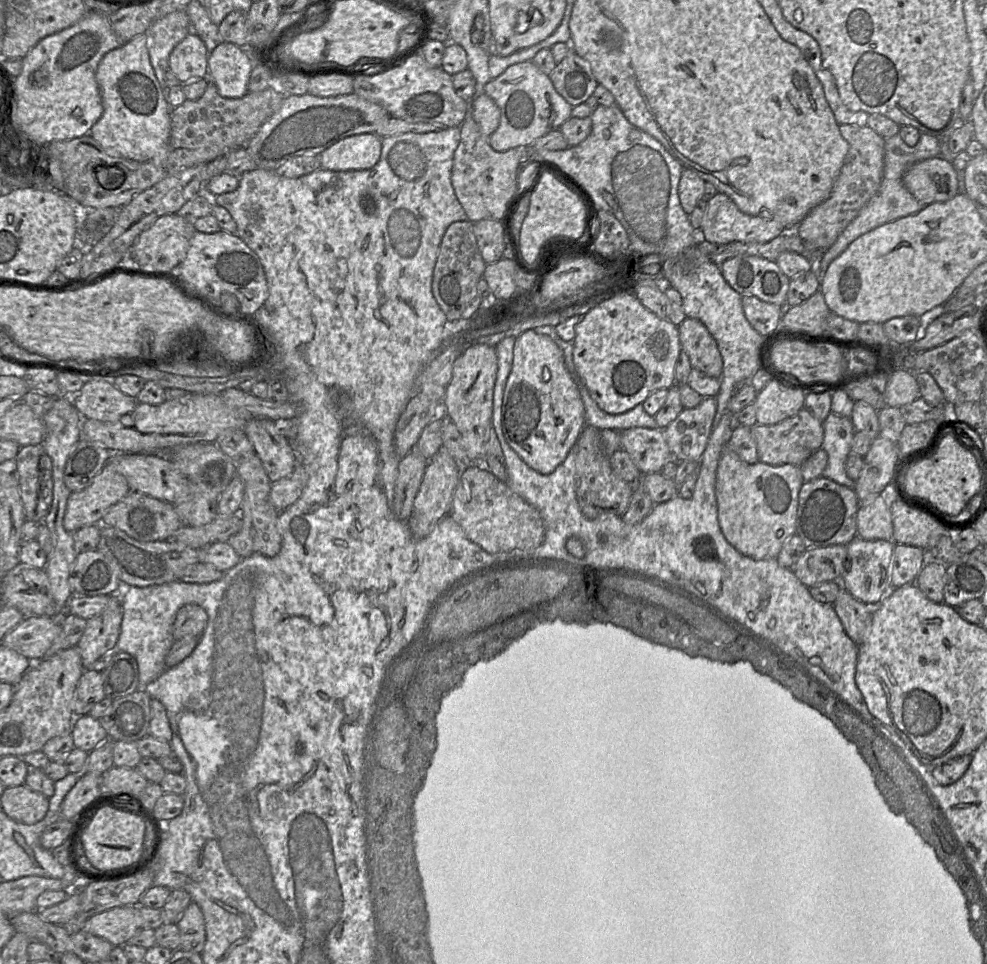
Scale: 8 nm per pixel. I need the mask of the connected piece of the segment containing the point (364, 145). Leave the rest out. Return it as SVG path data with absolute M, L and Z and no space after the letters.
M362 133L343 138L317 155L321 168L330 171L372 168L381 155L381 139L375 133Z

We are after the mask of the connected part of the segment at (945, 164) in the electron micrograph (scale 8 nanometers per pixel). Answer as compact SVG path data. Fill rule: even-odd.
M935 157L912 165L903 176L906 189L921 203L945 202L958 194L957 173L951 162Z

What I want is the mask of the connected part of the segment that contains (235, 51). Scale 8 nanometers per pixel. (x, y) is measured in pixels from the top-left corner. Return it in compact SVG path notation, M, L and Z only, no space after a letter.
M222 42L208 58L208 73L218 93L224 98L242 98L248 93L248 82L254 67L254 55L248 49Z

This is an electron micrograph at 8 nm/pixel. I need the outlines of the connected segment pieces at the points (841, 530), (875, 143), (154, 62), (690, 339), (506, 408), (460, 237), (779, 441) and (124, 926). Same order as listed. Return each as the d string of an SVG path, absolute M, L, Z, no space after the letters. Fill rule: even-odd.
M822 476L804 481L798 494L795 534L802 539L807 549L837 544L847 545L857 535L858 509L859 500L854 489Z
M839 125L841 136L849 144L848 153L833 184L829 197L814 207L795 227L806 246L806 258L816 261L830 248L838 236L856 218L860 210L877 194L884 169L885 139L868 126Z
M178 10L153 20L145 32L150 62L167 100L170 88L165 86L165 75L169 70L169 56L175 46L191 33L190 19L185 10Z
M686 317L678 326L679 340L691 367L709 377L720 378L723 361L717 343L706 326L698 319Z
M529 329L516 337L513 364L501 406L503 435L532 469L550 474L564 461L585 426L578 386L565 366L563 351L549 336Z
M457 221L449 225L440 243L432 277L432 294L451 323L468 323L479 310L482 297L477 283L483 277L486 263L478 248L473 222Z
M804 407L796 415L777 424L755 424L750 428L756 441L758 460L774 466L783 464L801 466L813 452L821 448L823 442L823 423Z
M119 906L88 918L80 929L110 942L124 946L141 929L138 906Z

